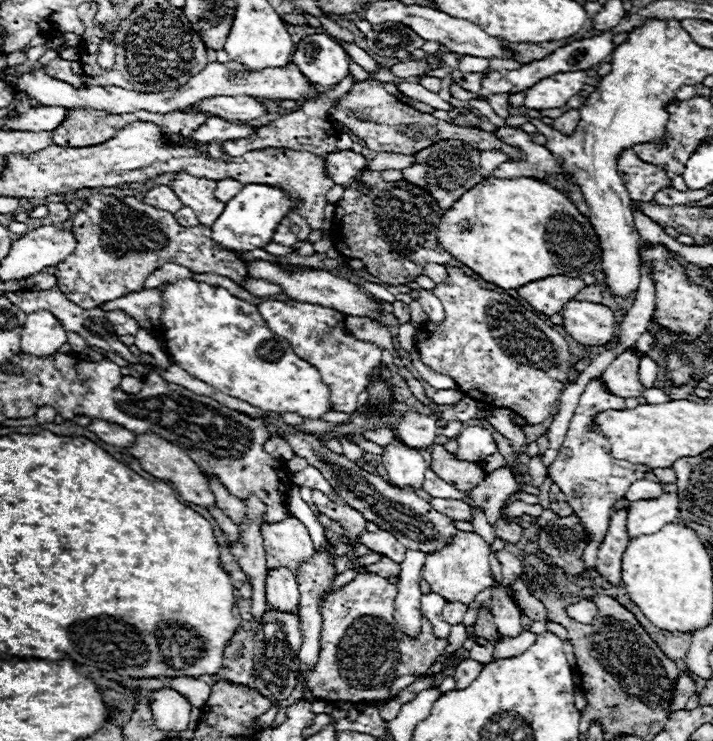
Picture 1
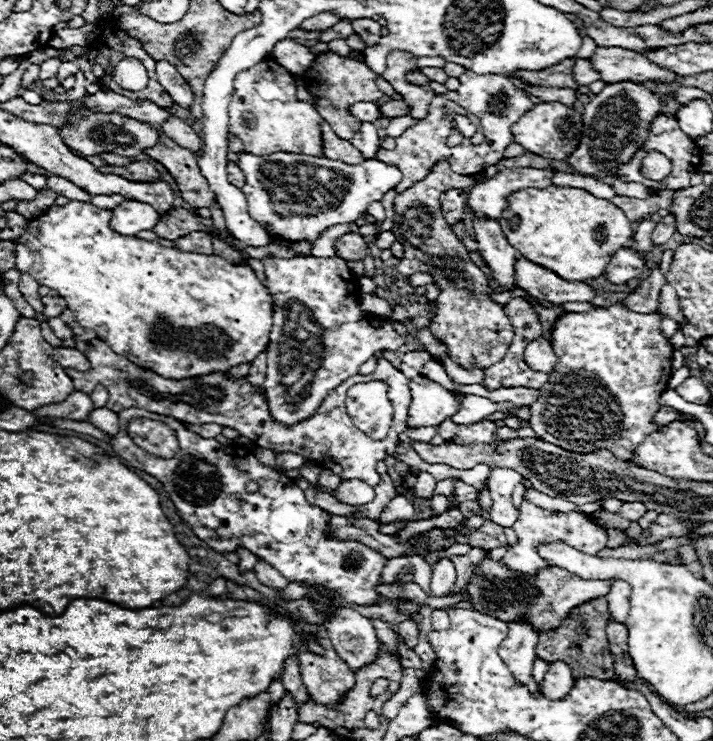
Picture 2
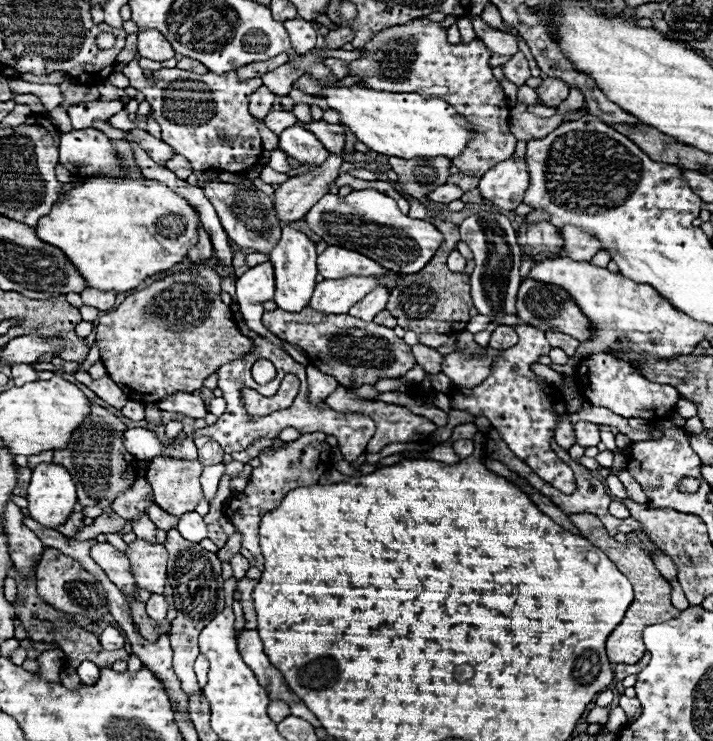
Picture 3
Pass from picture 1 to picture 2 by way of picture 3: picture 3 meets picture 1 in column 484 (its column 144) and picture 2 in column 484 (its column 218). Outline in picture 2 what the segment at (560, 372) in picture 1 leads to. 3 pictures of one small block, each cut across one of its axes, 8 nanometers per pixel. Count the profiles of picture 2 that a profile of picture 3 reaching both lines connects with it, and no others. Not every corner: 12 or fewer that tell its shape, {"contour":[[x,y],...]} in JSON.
{"contour":[[438,162],[394,200],[398,272],[432,274],[430,332],[464,368],[504,358],[514,332],[440,210],[474,176]]}

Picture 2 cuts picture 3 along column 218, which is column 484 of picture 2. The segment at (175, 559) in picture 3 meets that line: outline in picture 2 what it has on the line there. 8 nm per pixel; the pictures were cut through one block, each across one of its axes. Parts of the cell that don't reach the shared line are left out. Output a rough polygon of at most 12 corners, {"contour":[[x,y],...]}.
{"contour":[[488,558],[470,578],[474,610],[536,630],[606,596],[614,580],[564,568],[520,578]]}

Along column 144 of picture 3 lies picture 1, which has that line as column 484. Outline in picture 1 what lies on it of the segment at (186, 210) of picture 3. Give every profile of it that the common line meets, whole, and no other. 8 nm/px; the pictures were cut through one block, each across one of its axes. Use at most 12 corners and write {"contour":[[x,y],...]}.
{"contour":[[486,178],[438,242],[518,290],[592,274],[600,238],[534,178]]}

